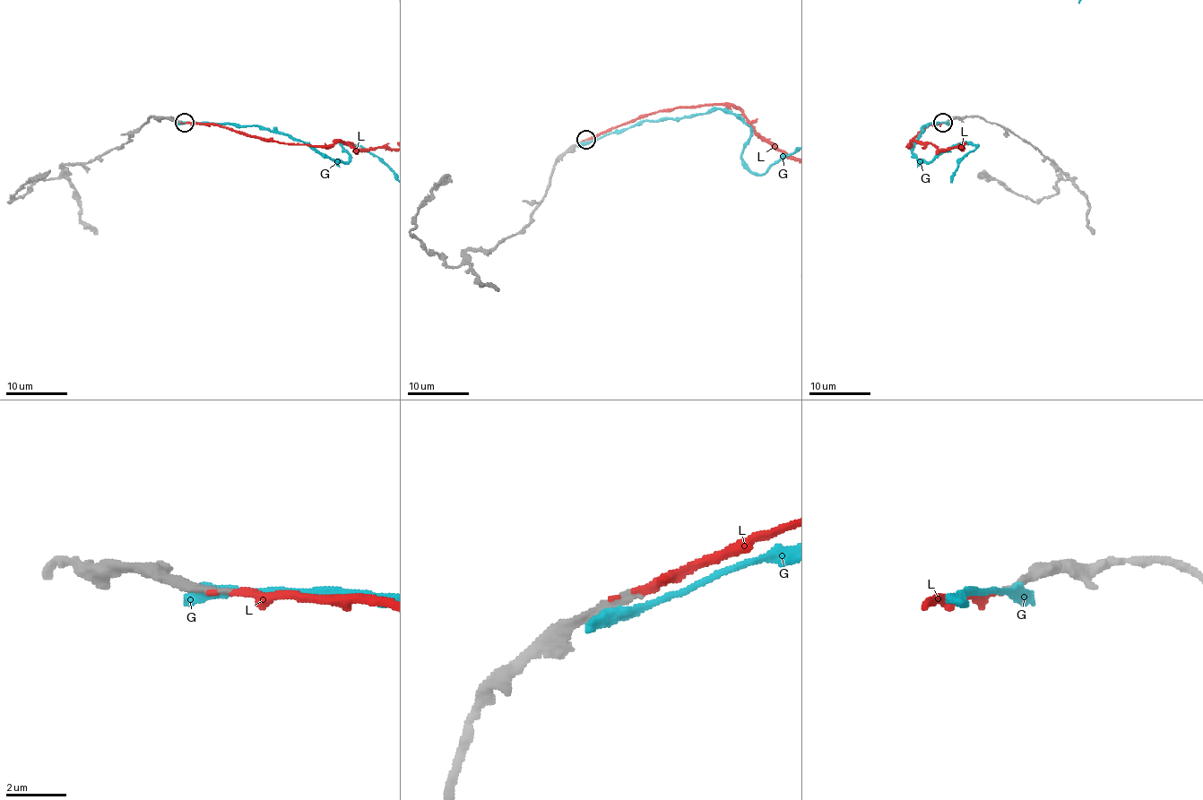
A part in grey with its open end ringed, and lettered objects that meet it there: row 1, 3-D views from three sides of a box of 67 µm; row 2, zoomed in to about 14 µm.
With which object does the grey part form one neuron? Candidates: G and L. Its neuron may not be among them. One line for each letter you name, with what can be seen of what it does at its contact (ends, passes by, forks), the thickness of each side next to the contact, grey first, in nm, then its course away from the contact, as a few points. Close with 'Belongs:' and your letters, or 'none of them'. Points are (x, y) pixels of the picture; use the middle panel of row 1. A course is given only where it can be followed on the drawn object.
L: it ends | 300/160 nm
Belongs: L

